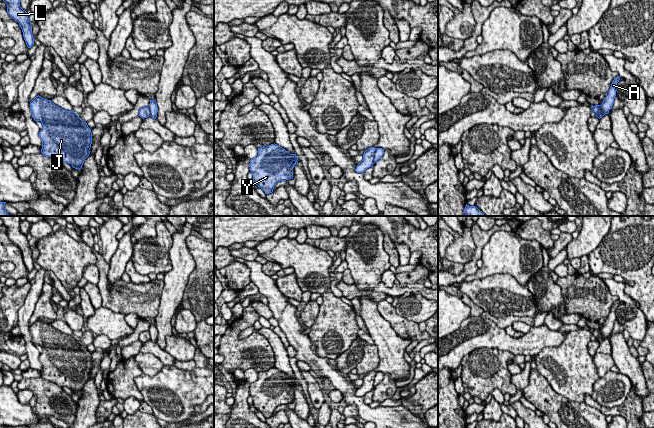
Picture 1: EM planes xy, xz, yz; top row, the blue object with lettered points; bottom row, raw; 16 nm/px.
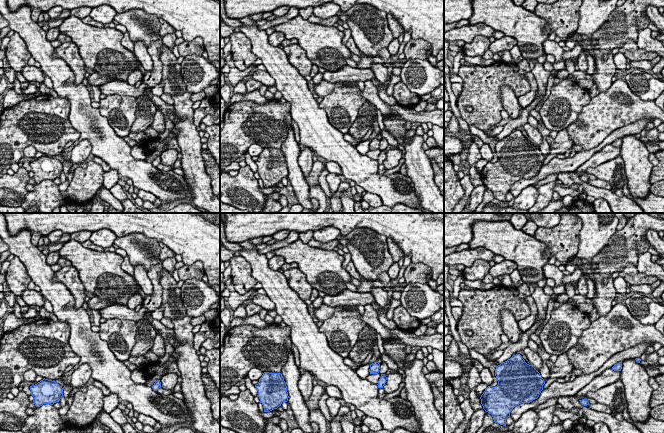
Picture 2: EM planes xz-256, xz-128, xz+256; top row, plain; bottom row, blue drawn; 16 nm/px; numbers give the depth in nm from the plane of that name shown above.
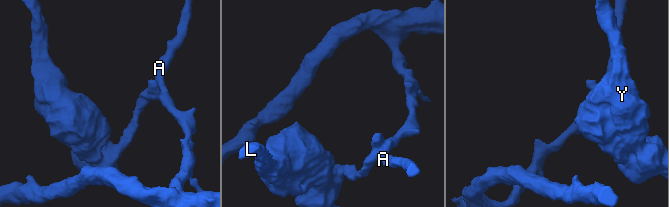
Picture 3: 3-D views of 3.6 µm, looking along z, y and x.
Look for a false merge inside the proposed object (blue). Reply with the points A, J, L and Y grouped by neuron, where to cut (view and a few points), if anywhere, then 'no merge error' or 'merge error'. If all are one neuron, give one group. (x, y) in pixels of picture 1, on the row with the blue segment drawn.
groups A / J L Y; cut xz (376, 148), (373, 162); merge error

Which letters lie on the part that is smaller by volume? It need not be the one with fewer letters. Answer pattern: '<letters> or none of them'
A

